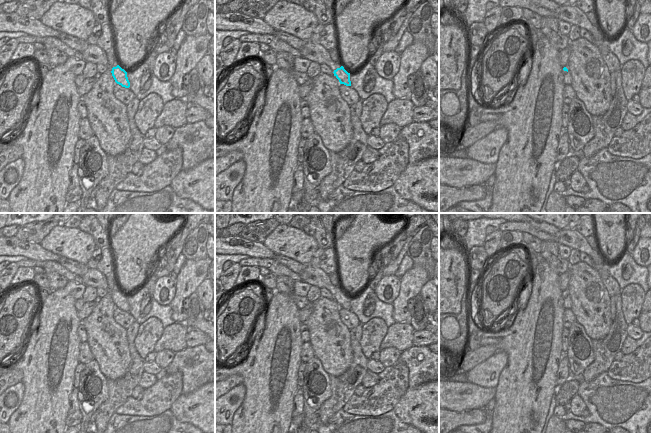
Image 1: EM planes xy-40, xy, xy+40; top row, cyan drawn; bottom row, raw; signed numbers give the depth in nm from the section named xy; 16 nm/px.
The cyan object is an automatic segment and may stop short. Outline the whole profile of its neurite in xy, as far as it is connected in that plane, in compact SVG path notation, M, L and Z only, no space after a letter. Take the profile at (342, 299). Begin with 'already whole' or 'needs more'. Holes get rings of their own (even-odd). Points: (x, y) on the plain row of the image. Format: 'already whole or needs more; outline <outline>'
needs more; outline M305 264L307 267L297 273L301 280L311 286L317 286L318 288L326 288L330 291L334 300L339 304L340 308L351 310L350 297L348 297L340 286L334 286L322 269L312 267L310 264Z

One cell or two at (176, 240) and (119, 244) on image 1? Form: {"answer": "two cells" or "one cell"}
{"answer": "two cells"}

